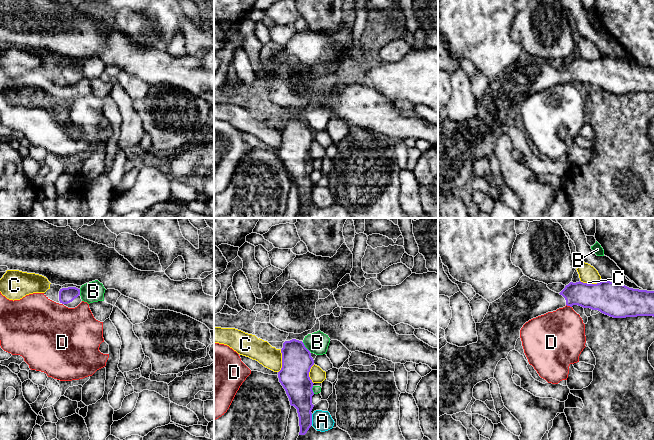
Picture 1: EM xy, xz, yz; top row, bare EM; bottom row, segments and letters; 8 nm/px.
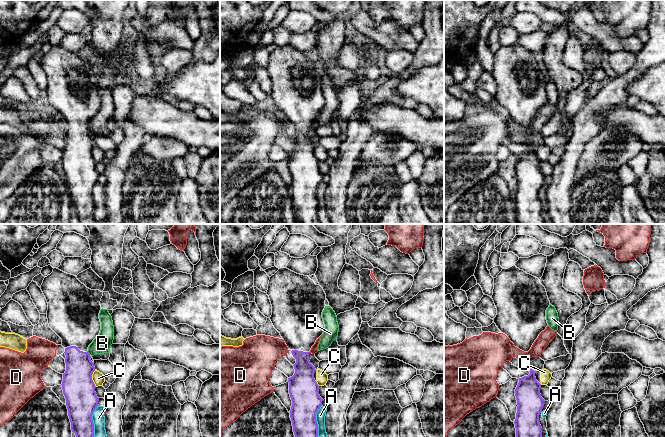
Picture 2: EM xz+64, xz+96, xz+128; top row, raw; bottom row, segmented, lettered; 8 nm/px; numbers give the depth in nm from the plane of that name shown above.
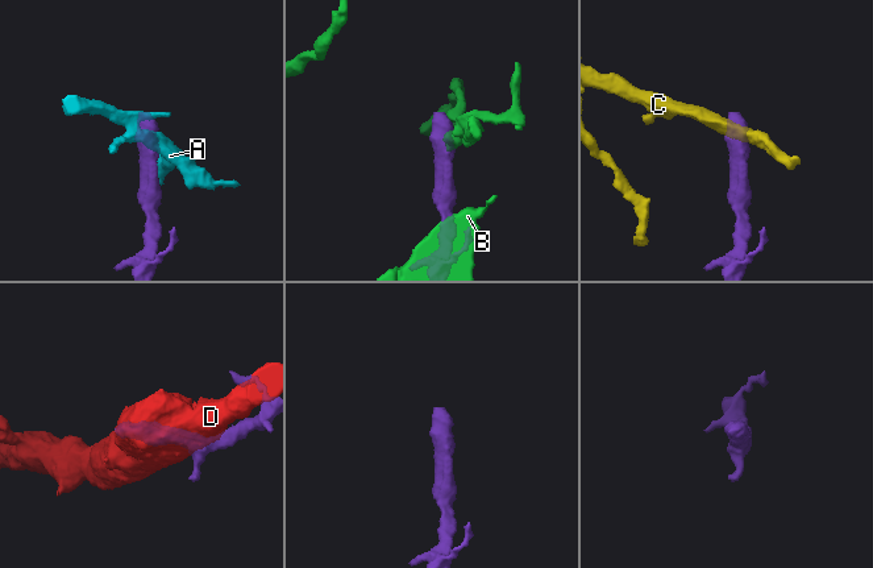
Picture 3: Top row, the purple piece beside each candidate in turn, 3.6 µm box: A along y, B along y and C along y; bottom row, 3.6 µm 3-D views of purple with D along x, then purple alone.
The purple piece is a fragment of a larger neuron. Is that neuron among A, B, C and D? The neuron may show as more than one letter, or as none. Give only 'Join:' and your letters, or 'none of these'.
Join: none of these

